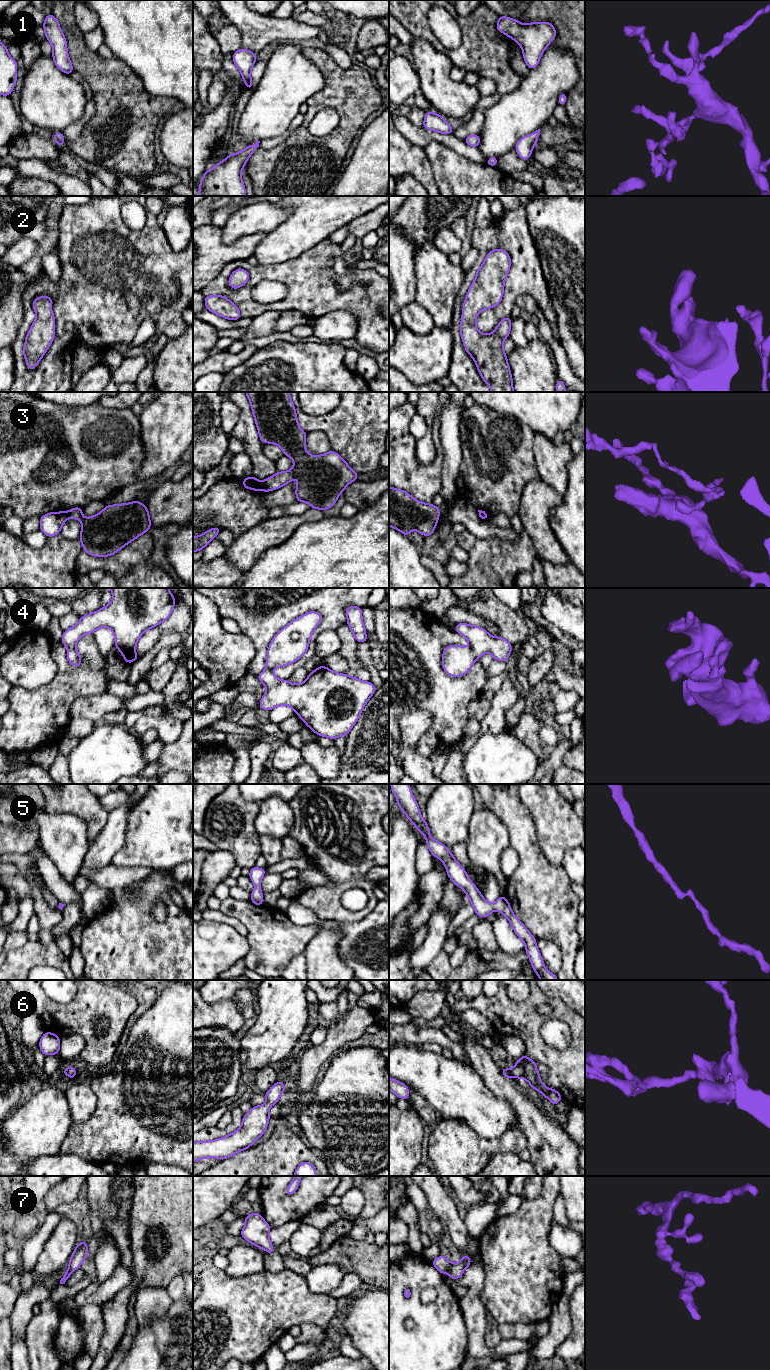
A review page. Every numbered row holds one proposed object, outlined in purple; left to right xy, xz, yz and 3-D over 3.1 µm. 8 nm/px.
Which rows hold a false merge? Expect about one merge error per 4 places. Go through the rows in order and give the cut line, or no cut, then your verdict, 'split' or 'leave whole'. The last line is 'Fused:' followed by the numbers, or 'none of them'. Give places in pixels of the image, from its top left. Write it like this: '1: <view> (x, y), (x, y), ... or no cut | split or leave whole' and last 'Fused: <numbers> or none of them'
1: no cut | leave whole
2: no cut | leave whole
3: xz (261, 482), (263, 489) | split
4: no cut | leave whole
5: no cut | leave whole
6: no cut | leave whole
7: no cut | leave whole
Fused: 3

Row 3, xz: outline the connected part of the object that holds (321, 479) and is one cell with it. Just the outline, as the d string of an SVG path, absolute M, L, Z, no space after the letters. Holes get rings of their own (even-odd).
M245 392L250 404L255 424L259 431L262 443L276 444L283 450L283 455L291 457L294 467L289 471L276 472L273 476L262 482L265 492L276 490L289 482L295 476L298 484L295 489L297 502L308 502L309 508L321 511L332 508L339 495L344 492L346 486L358 480L359 474L343 460L335 451L330 450L323 455L310 455L306 451L305 439L307 433L298 424L295 406L289 392Z

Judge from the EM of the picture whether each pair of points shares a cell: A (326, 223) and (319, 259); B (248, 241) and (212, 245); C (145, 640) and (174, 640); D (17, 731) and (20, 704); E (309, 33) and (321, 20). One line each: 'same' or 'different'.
A: different
B: same
C: different
D: same
E: different

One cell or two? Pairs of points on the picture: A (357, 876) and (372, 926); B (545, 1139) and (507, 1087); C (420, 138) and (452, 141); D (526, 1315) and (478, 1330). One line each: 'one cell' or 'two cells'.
A: two cells
B: one cell
C: one cell
D: two cells

